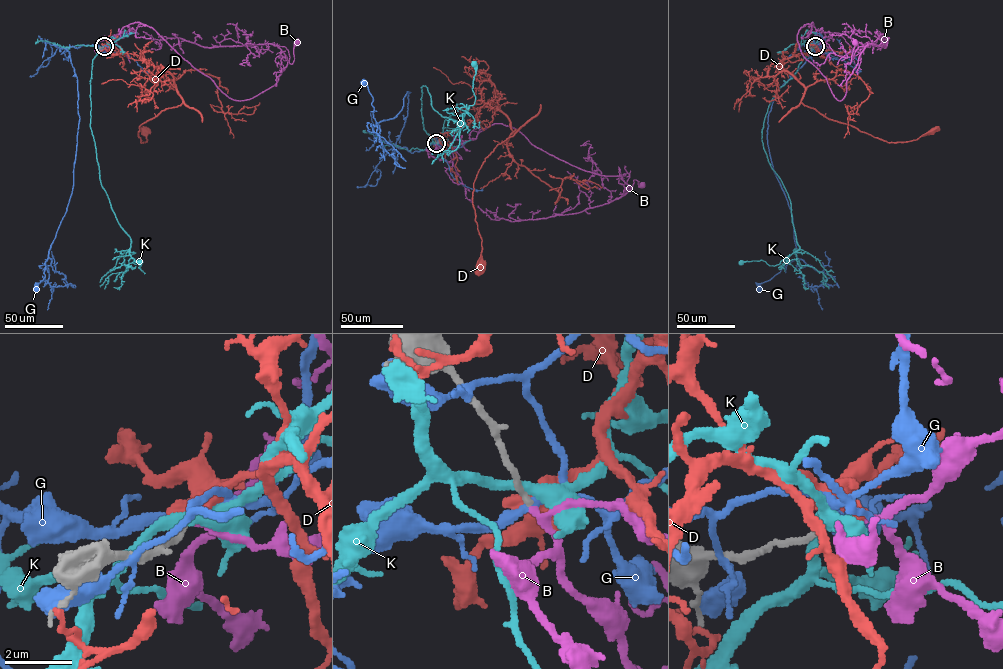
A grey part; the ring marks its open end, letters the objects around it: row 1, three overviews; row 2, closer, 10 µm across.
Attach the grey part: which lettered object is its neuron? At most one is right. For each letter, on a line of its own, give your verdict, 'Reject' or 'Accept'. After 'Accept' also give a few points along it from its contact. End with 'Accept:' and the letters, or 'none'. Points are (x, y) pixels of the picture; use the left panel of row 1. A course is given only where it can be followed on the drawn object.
B: Accept. Its course: (104, 46), (119, 29), (144, 24), (243, 100), (273, 86), (287, 63), (279, 46), (292, 63), (297, 43)
D: Reject
G: Reject
K: Reject
Accept: B

